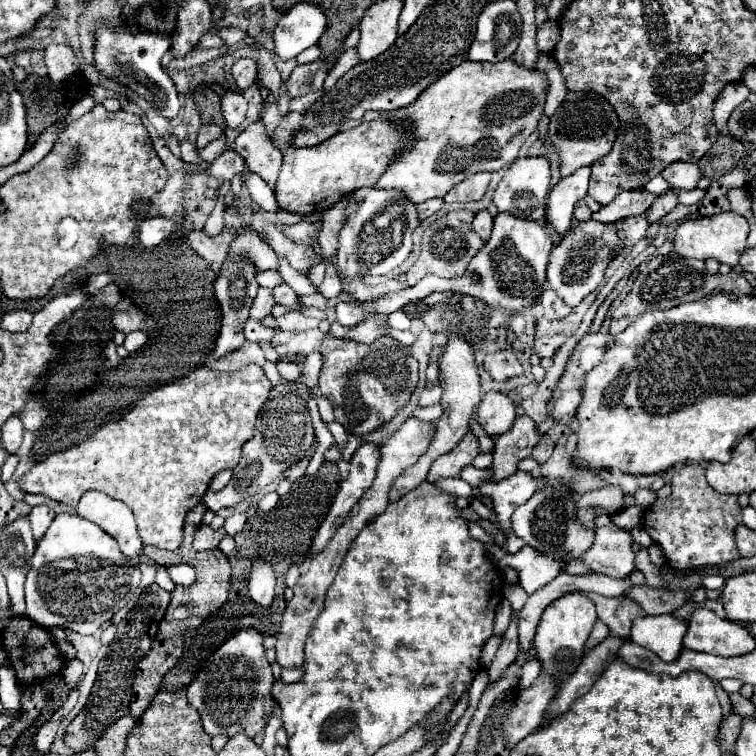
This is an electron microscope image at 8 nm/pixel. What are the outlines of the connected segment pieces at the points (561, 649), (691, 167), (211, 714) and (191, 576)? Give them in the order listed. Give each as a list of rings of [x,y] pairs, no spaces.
[[[571,592],[563,594],[555,602],[551,602],[539,620],[537,634],[535,634],[535,648],[537,648],[537,658],[541,660],[543,670],[549,674],[555,674],[555,678],[565,680],[569,674],[573,674],[581,662],[583,656],[583,646],[585,640],[597,620],[595,604],[585,592]]]
[[[673,162],[663,168],[661,176],[677,190],[693,190],[701,178],[701,170],[693,162]]]
[[[245,628],[229,638],[203,666],[197,678],[187,686],[189,704],[201,714],[201,724],[207,734],[233,738],[243,732],[247,738],[255,738],[267,726],[273,714],[275,700],[271,696],[271,664],[265,658],[263,636],[255,628]]]
[[[179,564],[179,566],[169,566],[169,576],[173,578],[175,584],[179,586],[191,586],[195,582],[195,570],[187,564]]]

